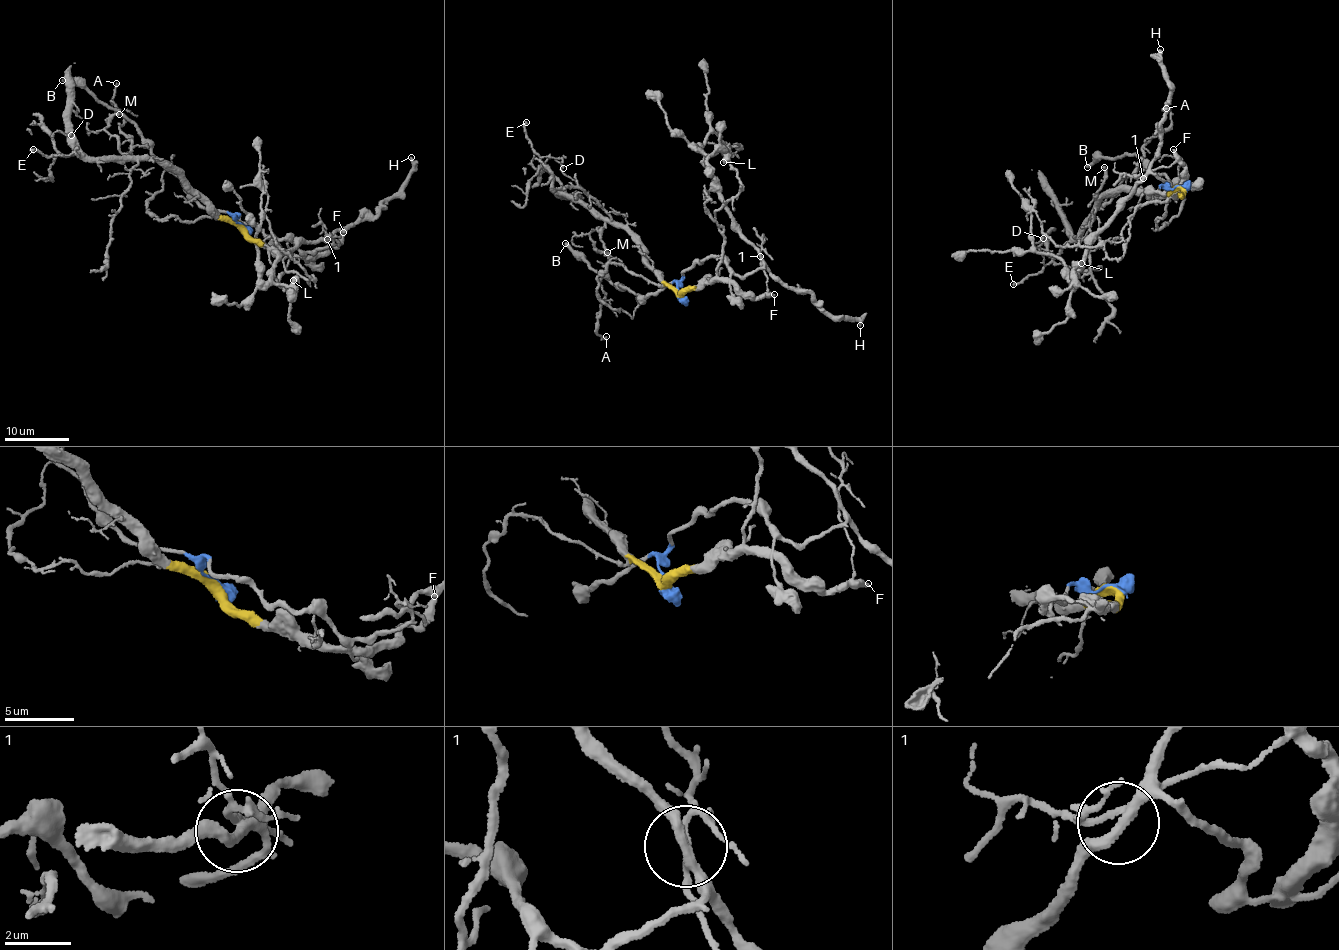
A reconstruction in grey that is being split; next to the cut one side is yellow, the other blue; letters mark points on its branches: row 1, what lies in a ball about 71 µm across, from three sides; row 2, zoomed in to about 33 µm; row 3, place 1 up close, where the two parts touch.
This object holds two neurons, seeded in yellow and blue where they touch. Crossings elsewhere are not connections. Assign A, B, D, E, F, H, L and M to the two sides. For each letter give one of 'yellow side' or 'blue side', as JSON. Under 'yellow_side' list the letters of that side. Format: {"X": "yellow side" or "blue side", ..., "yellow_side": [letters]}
{"A": "yellow side", "B": "blue side", "D": "yellow side", "E": "yellow side", "F": "yellow side", "H": "blue side", "L": "blue side", "M": "yellow side", "yellow_side": ["A", "D", "E", "F", "M"]}

